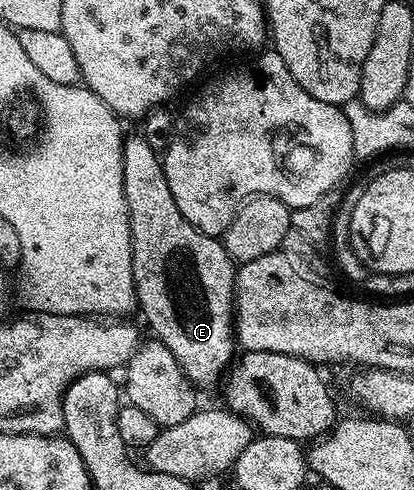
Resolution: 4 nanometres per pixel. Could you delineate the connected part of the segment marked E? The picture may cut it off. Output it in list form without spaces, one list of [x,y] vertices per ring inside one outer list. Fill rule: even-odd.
[[[141,135],[127,136],[122,143],[124,167],[124,195],[130,216],[130,246],[134,272],[134,296],[142,317],[150,324],[157,340],[172,351],[176,363],[195,386],[214,385],[229,370],[235,360],[234,340],[234,278],[236,262],[217,236],[201,233],[188,219],[184,219],[182,206],[172,199],[166,173],[162,170],[159,150],[153,149]]]

